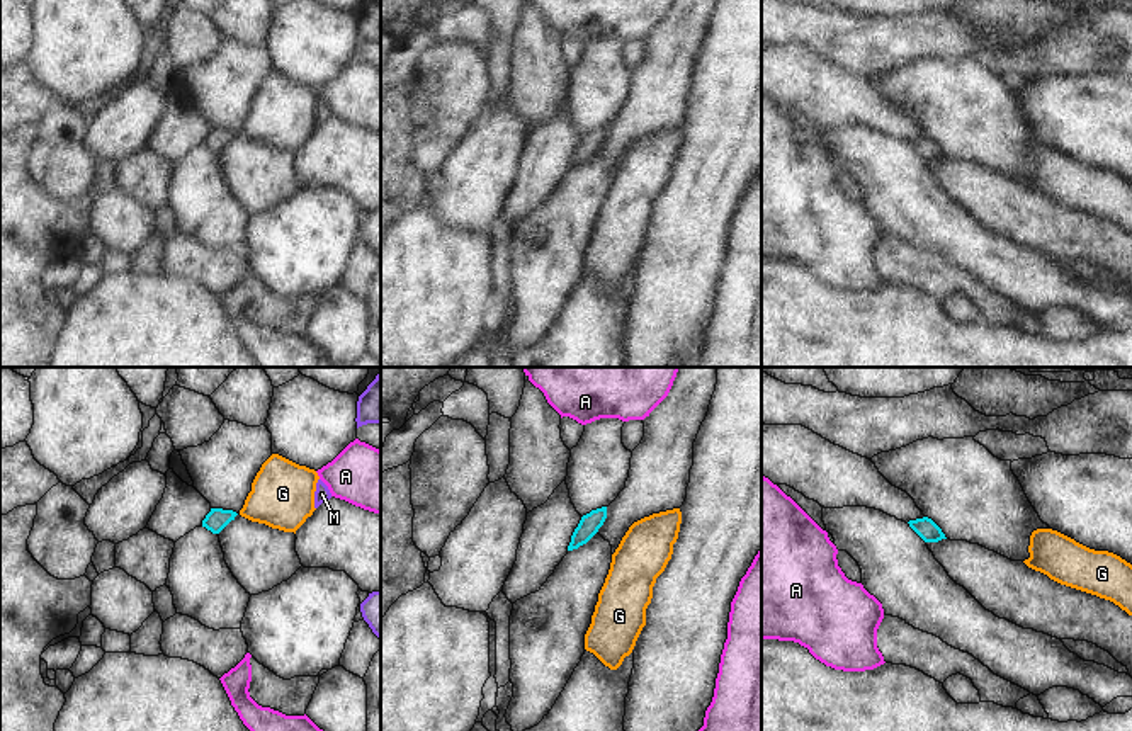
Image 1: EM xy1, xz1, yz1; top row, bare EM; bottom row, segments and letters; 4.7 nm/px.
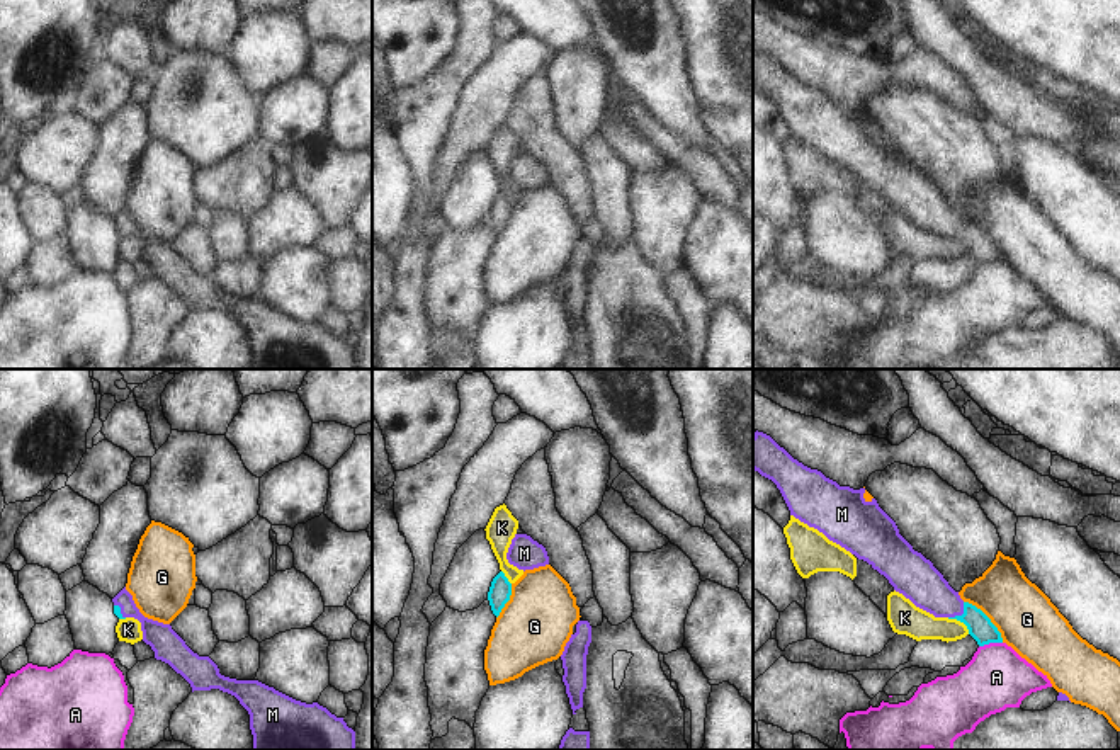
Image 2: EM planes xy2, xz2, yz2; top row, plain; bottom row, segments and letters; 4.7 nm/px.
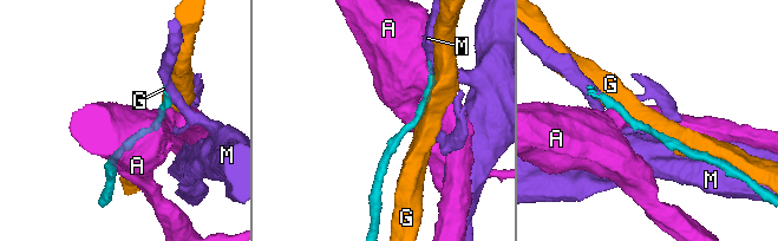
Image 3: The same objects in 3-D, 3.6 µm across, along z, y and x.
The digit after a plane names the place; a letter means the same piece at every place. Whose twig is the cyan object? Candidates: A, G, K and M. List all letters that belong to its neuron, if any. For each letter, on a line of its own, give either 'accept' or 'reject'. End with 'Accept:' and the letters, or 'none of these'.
A: reject
G: reject
K: reject
M: accept
Accept: M

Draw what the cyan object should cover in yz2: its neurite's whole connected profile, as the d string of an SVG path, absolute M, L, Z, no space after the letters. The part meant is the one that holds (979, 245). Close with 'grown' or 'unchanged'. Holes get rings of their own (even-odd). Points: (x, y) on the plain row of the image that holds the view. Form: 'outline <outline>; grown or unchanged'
outline M758 49L753 54L753 88L777 104L790 134L867 180L916 226L964 241L979 265L1003 262L991 238L964 221L933 182L913 168L877 119L863 117L865 107L840 105Z; grown

